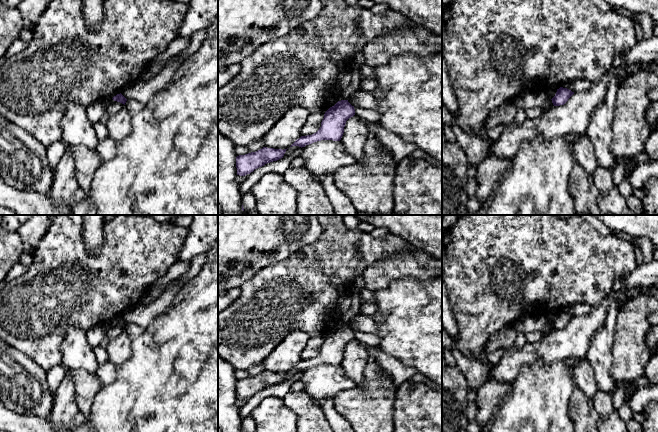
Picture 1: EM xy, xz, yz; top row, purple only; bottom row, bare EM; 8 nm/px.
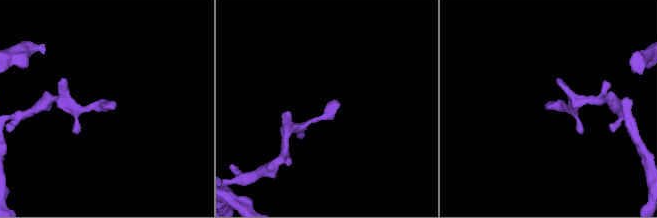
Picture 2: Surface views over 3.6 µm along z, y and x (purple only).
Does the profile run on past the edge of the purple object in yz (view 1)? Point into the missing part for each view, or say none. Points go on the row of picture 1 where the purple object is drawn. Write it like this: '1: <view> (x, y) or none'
1: none

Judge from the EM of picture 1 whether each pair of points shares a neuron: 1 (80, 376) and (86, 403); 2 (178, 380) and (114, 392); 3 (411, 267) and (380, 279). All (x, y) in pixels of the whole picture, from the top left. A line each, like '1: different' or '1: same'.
1: same
2: same
3: same

